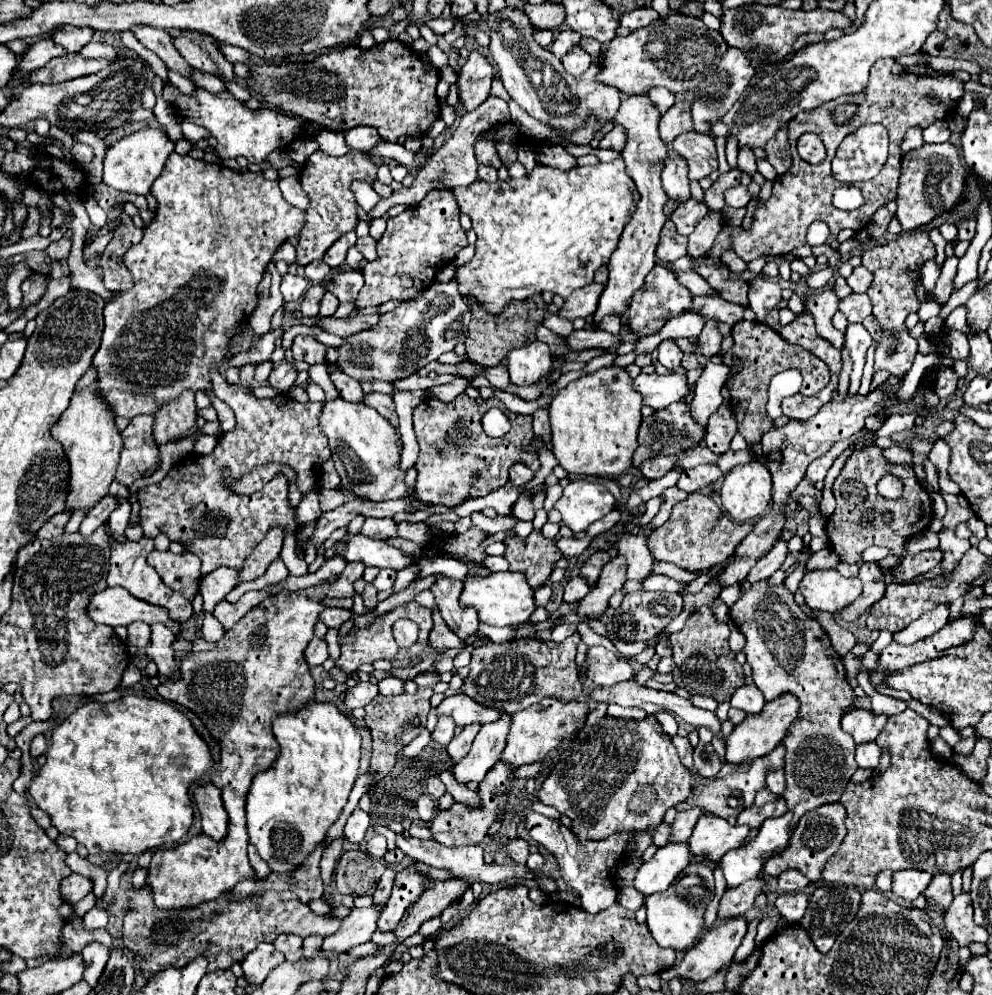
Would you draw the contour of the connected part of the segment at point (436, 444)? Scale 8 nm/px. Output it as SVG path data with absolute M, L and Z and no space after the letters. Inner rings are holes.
M458 396L452 404L444 404L436 398L426 398L414 408L414 432L420 444L420 456L416 462L416 498L430 504L444 504L448 508L460 506L468 498L480 498L506 484L508 468L520 462L520 450L530 450L534 432L532 416L514 414L503 408L504 404L493 398L487 400L490 407L500 408L512 422L512 430L502 438L490 438L482 430L482 416L490 408L478 408L478 402L468 396Z

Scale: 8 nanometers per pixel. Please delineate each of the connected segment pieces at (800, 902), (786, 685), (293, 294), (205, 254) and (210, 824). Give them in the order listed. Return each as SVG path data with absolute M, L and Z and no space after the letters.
M800 892L800 894L780 894L776 900L776 908L780 912L780 916L786 922L800 922L806 908L810 902L810 894L808 892Z
M768 580L758 584L742 582L742 598L730 608L730 618L738 626L738 630L746 636L746 660L752 666L754 684L762 690L766 702L774 700L782 694L792 694L800 702L798 718L792 722L792 726L786 732L786 738L782 746L786 748L784 756L784 776L786 776L786 790L782 794L784 802L788 804L788 812L792 812L792 828L798 824L798 820L808 812L822 804L838 802L844 788L850 782L850 776L858 770L858 764L854 760L854 748L856 742L852 736L844 734L840 728L840 718L846 708L854 702L854 690L846 680L846 670L842 664L842 658L834 652L828 634L820 628L816 620L810 620L800 606L794 602L794 596L790 590L780 586L768 586Z
M284 274L282 276L282 296L286 302L298 302L302 298L302 294L306 292L308 288L308 280L304 276L298 276L298 274Z
M172 154L168 158L168 164L164 166L164 172L158 176L158 180L154 180L152 190L150 190L156 200L158 200L158 208L156 208L156 216L150 222L150 226L144 230L144 238L138 246L130 248L124 256L124 264L126 268L132 272L134 276L134 288L128 292L120 292L116 294L114 300L110 300L104 308L104 336L102 336L102 344L94 356L94 366L98 368L98 384L102 388L102 398L110 404L112 412L116 416L126 416L126 418L134 418L138 414L154 414L160 404L166 404L170 400L174 400L176 396L180 396L184 390L208 390L212 396L212 406L216 408L218 420L222 424L222 432L230 432L236 426L234 414L230 412L230 408L218 400L212 392L212 384L210 384L210 366L218 366L222 368L226 364L226 350L230 346L230 338L234 336L236 328L246 322L250 318L250 314L254 312L256 304L258 304L258 294L256 294L256 286L262 280L262 274L268 266L268 262L272 260L274 252L280 248L282 242L286 242L290 236L300 234L302 226L304 226L304 218L306 212L290 206L284 198L282 192L278 188L278 180L266 180L262 174L252 174L252 172L234 172L222 164L212 164L212 162L204 162L204 160L194 160L190 156L180 156L180 154Z
M200 782L194 788L194 802L202 816L202 830L214 840L222 840L228 832L228 816L222 806L220 790L210 782Z

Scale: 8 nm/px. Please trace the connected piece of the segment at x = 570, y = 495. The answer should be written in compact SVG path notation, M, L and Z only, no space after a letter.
M574 480L564 488L554 508L562 514L562 522L572 532L582 532L614 508L614 496L602 484Z

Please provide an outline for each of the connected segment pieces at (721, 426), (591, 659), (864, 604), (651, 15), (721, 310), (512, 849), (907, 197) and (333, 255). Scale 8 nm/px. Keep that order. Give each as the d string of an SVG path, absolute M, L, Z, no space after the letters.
M723 403L718 412L714 412L708 420L706 438L704 438L706 446L716 454L724 454L730 448L730 440L734 438L736 432L738 432L736 418L732 414L730 405Z
M590 646L586 676L594 686L614 686L616 682L630 680L634 676L634 668L628 662L622 662L614 652L602 646Z
M866 562L860 568L858 578L862 580L862 594L852 602L848 608L840 612L840 618L844 622L856 622L874 602L878 602L884 594L884 572L876 562Z
M646 6L646 8L638 8L638 10L634 10L634 12L624 14L624 16L620 18L620 26L626 26L626 28L630 28L630 30L640 30L640 28L652 24L656 18L658 18L658 12Z
M694 296L692 298L692 308L688 312L700 314L704 320L716 320L716 322L726 322L734 326L736 322L742 320L744 306L740 304L730 304L722 300L720 296Z
M514 838L512 842L508 842L506 846L504 846L504 850L506 850L506 854L516 862L516 864L526 864L526 858L528 858L528 842L526 840L522 840L522 838Z
M924 144L920 150L912 150L902 158L902 176L898 184L898 212L896 218L900 220L904 232L916 230L924 224L930 224L942 212L954 210L966 190L966 168L960 162L958 150L954 144Z
M352 230L352 232L340 236L340 240L336 240L336 244L332 244L332 248L328 248L328 252L324 254L324 262L326 262L332 270L340 268L340 266L344 264L344 260L346 260L348 248L354 246L354 244L356 244L356 232Z

